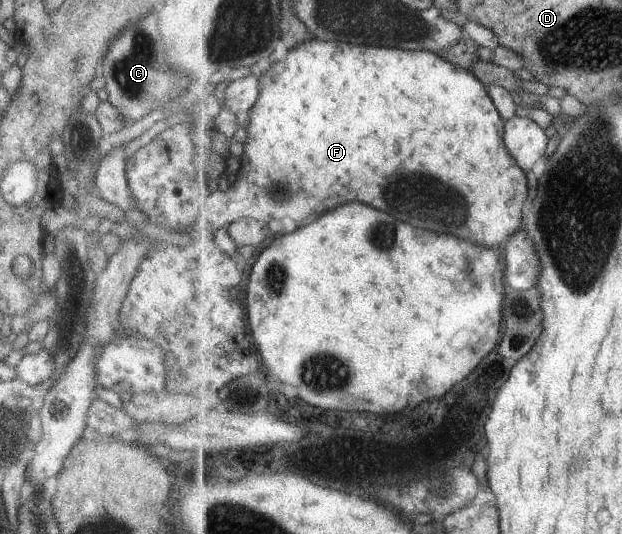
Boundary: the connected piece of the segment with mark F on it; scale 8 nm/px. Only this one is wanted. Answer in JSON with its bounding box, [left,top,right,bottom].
[180,36,528,247]

